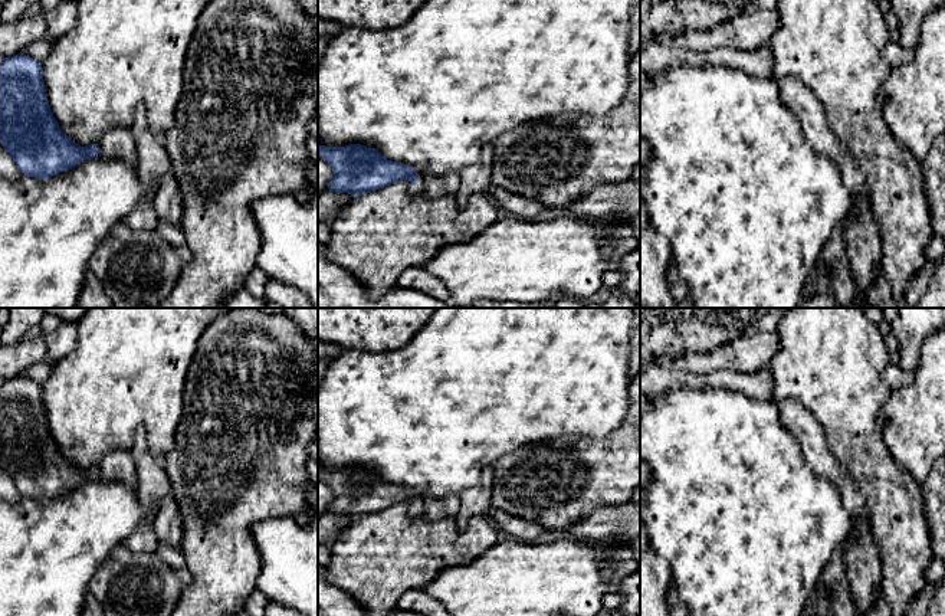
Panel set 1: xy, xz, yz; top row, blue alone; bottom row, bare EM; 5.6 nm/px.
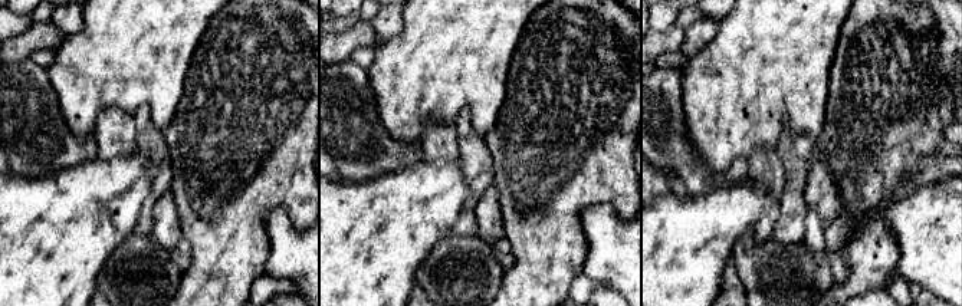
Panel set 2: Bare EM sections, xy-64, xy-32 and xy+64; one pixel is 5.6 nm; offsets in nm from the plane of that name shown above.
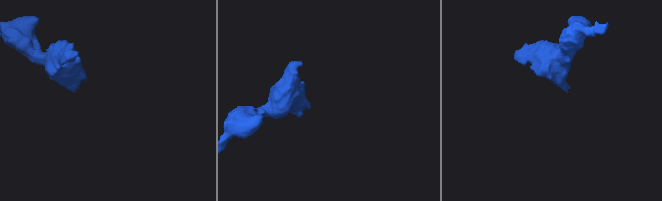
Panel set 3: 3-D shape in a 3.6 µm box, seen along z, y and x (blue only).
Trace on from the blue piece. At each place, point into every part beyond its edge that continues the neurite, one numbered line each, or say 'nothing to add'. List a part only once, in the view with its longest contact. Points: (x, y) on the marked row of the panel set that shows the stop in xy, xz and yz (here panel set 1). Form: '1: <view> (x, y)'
1: xz (417, 189)

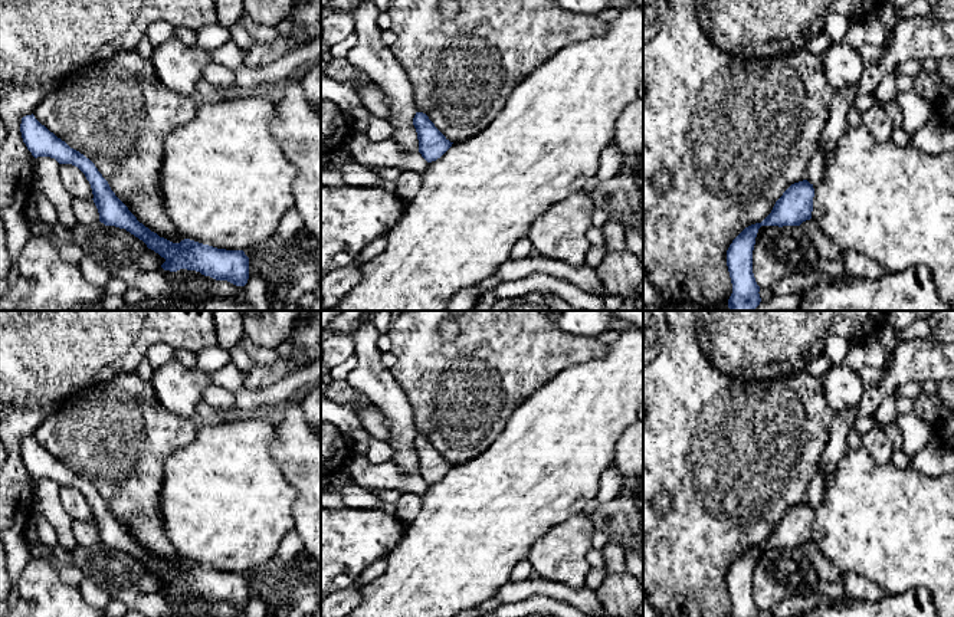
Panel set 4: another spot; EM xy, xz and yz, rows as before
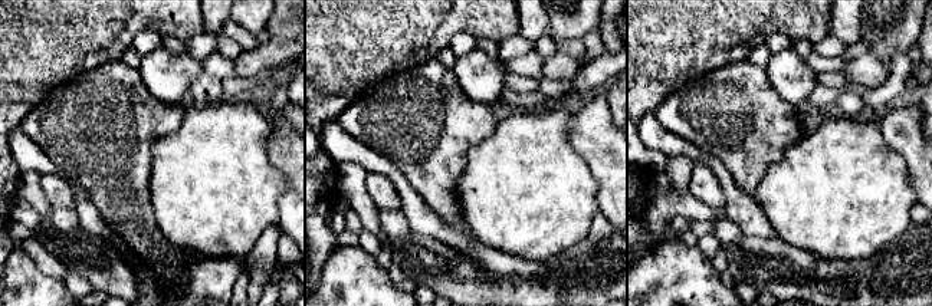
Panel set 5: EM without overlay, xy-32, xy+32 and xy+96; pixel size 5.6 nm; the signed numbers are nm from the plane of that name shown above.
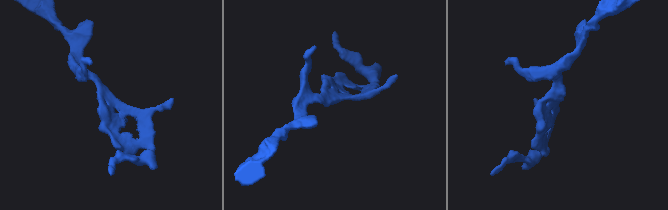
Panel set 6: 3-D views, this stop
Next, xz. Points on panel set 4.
nothing to add

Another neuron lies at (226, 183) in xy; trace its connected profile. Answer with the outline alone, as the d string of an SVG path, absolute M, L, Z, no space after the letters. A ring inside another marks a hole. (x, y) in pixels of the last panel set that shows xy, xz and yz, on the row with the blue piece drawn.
M213 96L190 122L165 137L160 191L184 239L245 252L275 234L281 219L295 206L292 184L298 171L271 132L273 118L273 96Z

